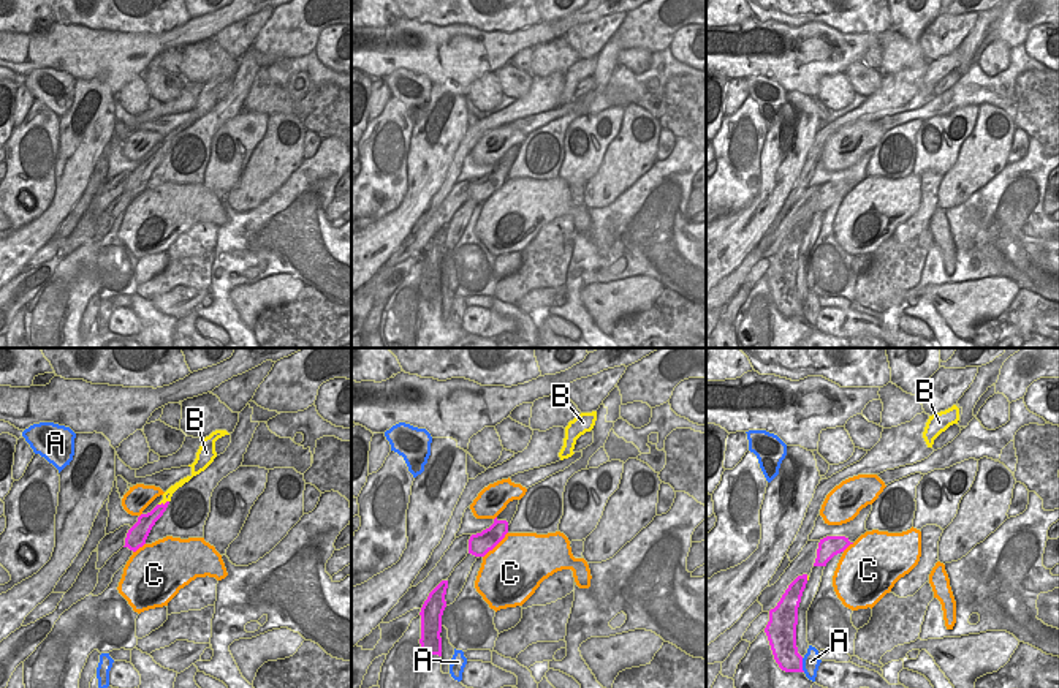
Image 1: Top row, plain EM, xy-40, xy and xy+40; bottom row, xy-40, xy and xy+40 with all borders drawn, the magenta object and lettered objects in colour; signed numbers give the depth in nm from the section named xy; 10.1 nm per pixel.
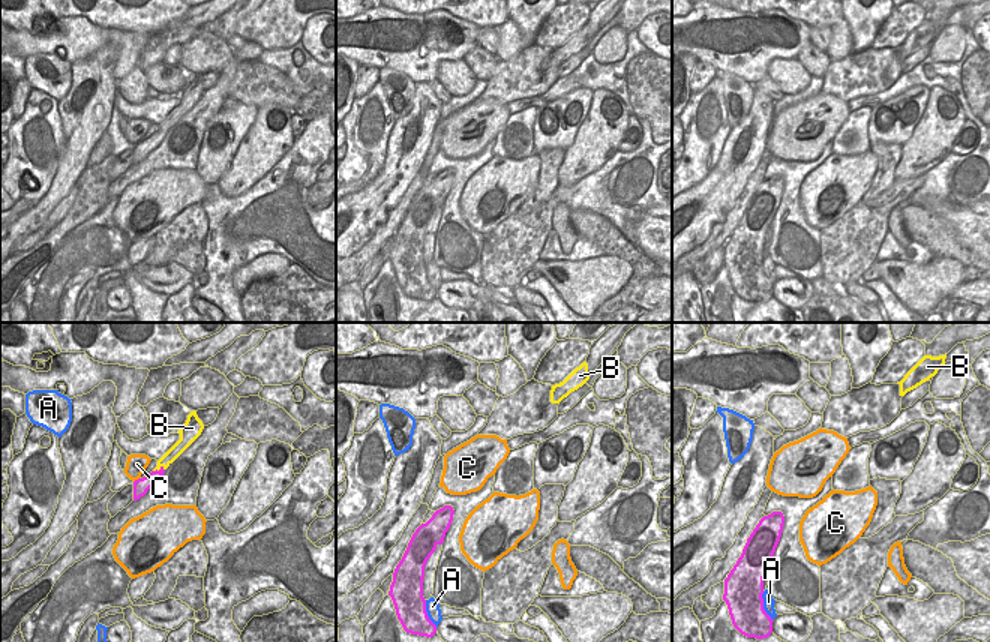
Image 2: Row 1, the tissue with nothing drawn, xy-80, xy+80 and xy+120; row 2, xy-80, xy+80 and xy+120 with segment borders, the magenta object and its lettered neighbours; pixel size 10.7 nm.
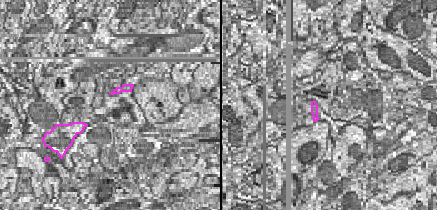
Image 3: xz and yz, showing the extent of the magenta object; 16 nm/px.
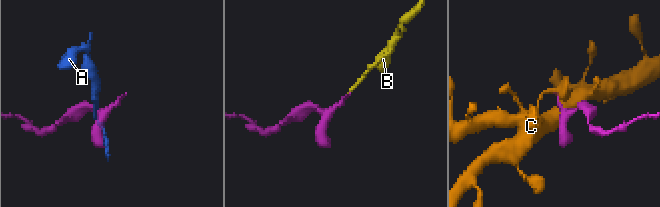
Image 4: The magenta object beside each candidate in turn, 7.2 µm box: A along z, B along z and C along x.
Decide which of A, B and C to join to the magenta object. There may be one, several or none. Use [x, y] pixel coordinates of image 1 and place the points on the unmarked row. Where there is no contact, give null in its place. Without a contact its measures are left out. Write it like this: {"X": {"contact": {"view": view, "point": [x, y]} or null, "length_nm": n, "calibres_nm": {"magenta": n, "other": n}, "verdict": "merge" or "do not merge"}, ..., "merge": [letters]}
{"A": {"contact": {"view": "xy+40", "point": [801, 310]}, "length_nm": 150, "calibres_nm": {"magenta": 260, "other": 190}, "verdict": "do not merge"}, "B": {"contact": {"view": "xy-40", "point": [162, 149]}, "length_nm": 120, "calibres_nm": {"magenta": 160, "other": 100}, "verdict": "merge"}, "C": {"contact": {"view": "xy", "point": [496, 190]}, "length_nm": 360, "calibres_nm": {"magenta": 220, "other": 500}, "verdict": "do not merge"}, "merge": ["B"]}

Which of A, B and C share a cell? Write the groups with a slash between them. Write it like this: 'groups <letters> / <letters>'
groups A / B / C

